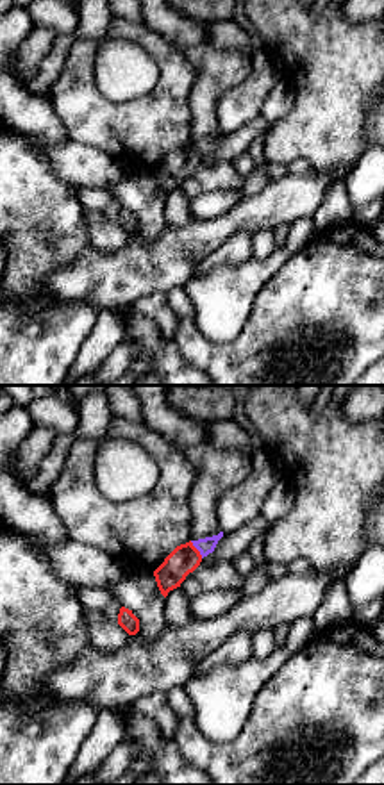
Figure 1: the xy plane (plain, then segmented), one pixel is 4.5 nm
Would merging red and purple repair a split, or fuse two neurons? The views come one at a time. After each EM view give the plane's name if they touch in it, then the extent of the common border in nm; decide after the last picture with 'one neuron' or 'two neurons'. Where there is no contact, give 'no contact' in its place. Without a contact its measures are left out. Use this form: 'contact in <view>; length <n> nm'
contact in xy; length 100 nm

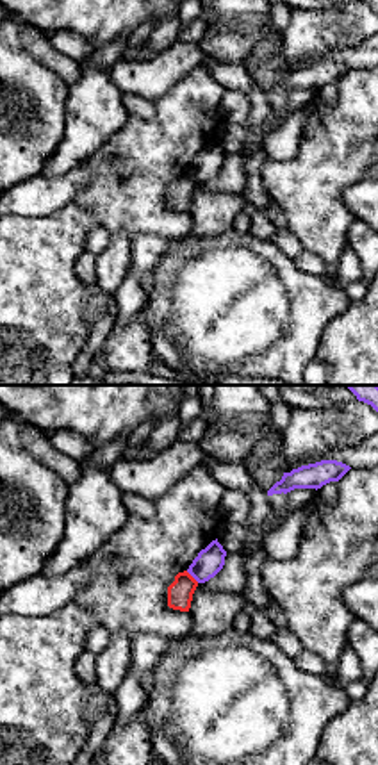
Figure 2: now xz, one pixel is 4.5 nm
contact in xz; length 80 nm

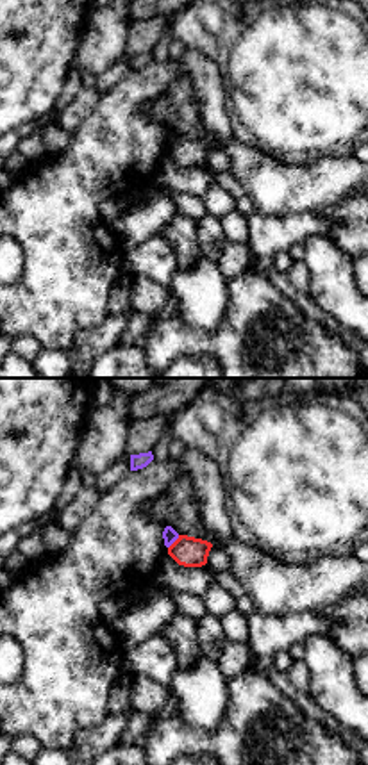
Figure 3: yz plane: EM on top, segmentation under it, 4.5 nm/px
contact in yz; length 80 nm

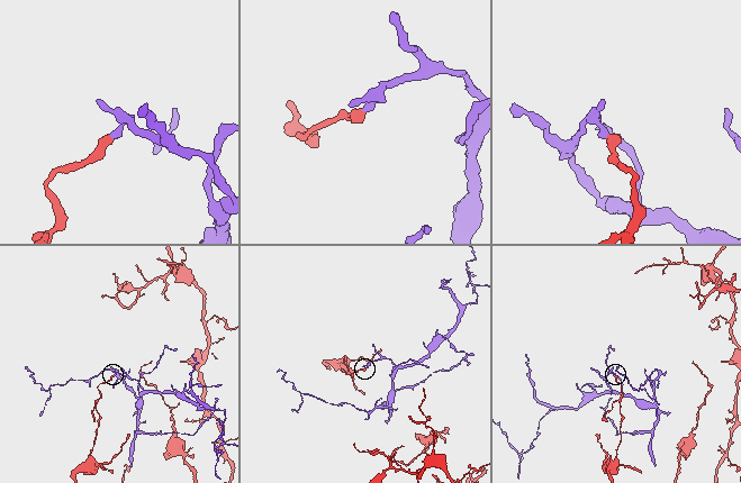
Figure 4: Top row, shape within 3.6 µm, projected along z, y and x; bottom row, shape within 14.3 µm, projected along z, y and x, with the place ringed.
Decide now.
two neurons

